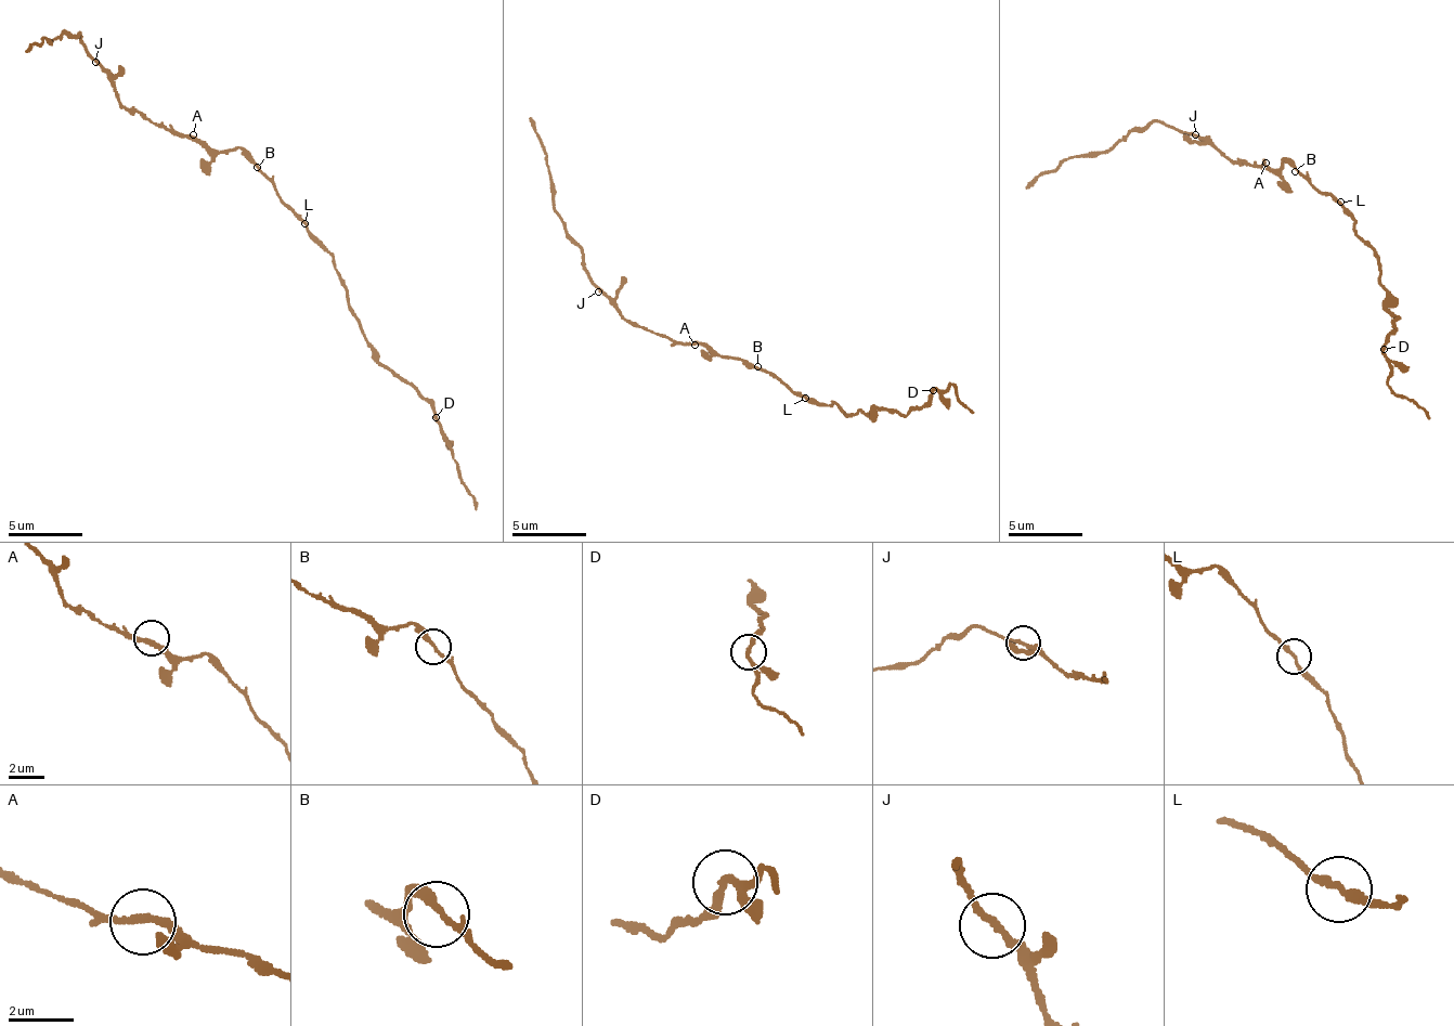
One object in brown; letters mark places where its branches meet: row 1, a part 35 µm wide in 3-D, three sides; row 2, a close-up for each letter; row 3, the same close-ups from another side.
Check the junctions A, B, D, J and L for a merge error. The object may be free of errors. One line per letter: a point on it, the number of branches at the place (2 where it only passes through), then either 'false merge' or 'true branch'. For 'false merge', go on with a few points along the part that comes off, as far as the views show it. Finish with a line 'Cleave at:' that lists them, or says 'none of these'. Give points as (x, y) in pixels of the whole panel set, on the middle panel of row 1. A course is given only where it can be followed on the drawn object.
A: at (695, 345); 2 branches meet; true branch
B: at (757, 366); 2 branches meet; true branch
D: at (933, 390); 2 branches meet; true branch
J: at (598, 291); 2 branches meet; true branch
L: at (805, 398); 2 branches meet; true branch
Cleave at: none of these

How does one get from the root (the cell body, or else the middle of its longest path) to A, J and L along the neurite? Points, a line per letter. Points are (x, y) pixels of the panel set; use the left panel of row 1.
A: (257, 168), (238, 150), (205, 147), (193, 134)
J: (257, 168), (238, 150), (205, 147), (197, 138), (178, 138), (159, 125), (129, 113), (95, 62)
L: (257, 168), (306, 222)

